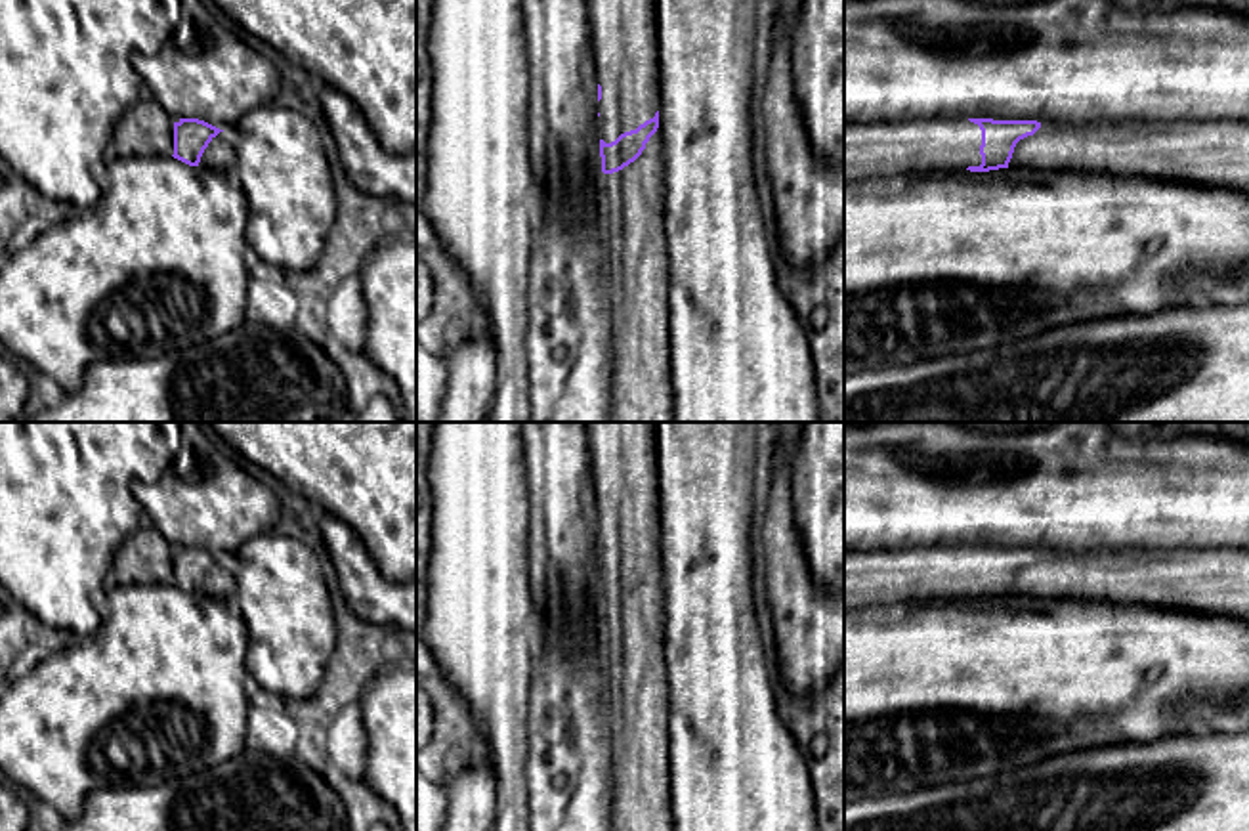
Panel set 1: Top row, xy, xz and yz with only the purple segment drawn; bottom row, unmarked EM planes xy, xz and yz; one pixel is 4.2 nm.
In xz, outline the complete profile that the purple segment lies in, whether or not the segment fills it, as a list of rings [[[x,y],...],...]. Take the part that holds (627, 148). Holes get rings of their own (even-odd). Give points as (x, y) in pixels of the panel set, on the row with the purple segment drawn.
[[[588,0],[613,298],[611,422],[674,422],[655,0]]]

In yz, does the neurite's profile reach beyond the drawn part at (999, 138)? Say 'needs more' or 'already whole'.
needs more

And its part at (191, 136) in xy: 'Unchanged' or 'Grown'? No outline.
Grown

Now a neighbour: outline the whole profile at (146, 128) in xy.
[[[143,92],[115,126],[103,162],[155,155],[174,155],[174,118],[151,94]]]

